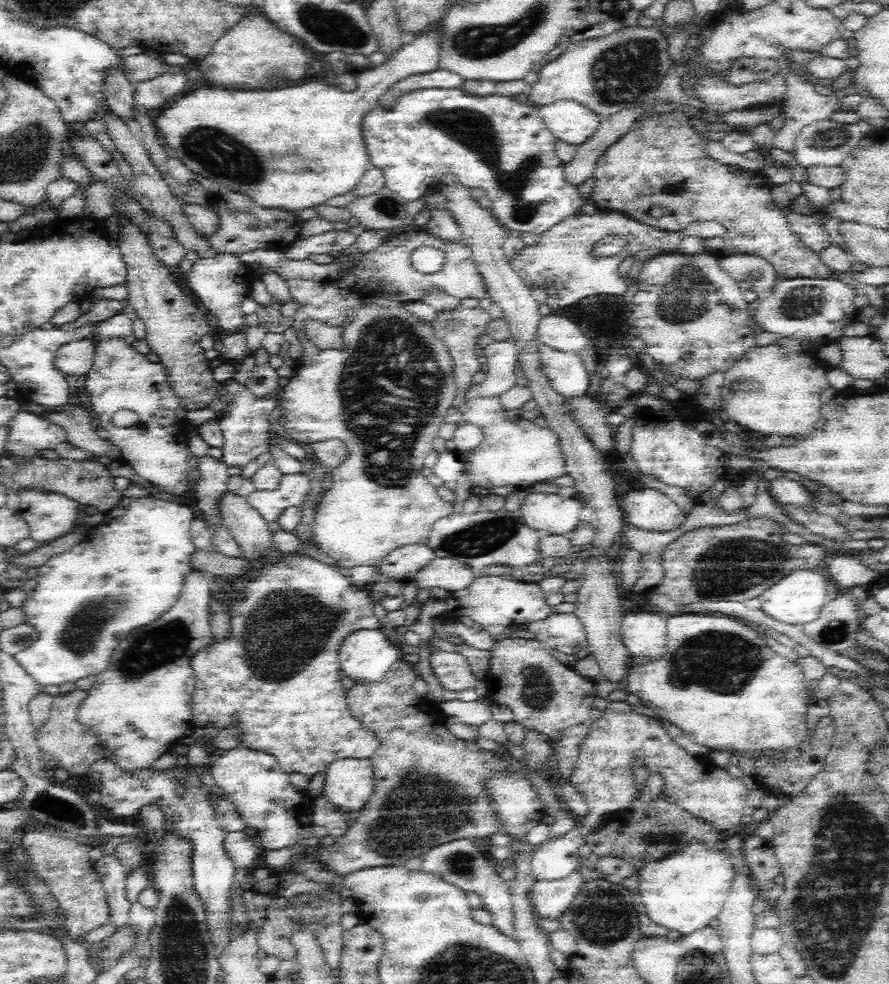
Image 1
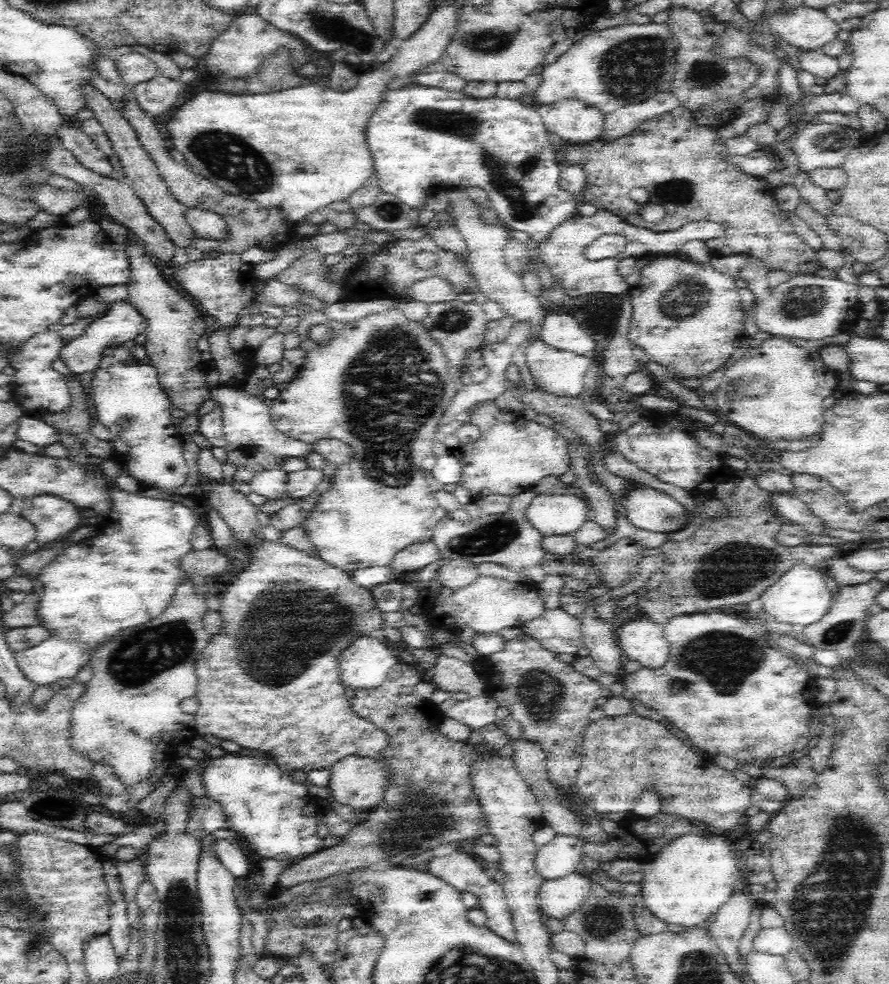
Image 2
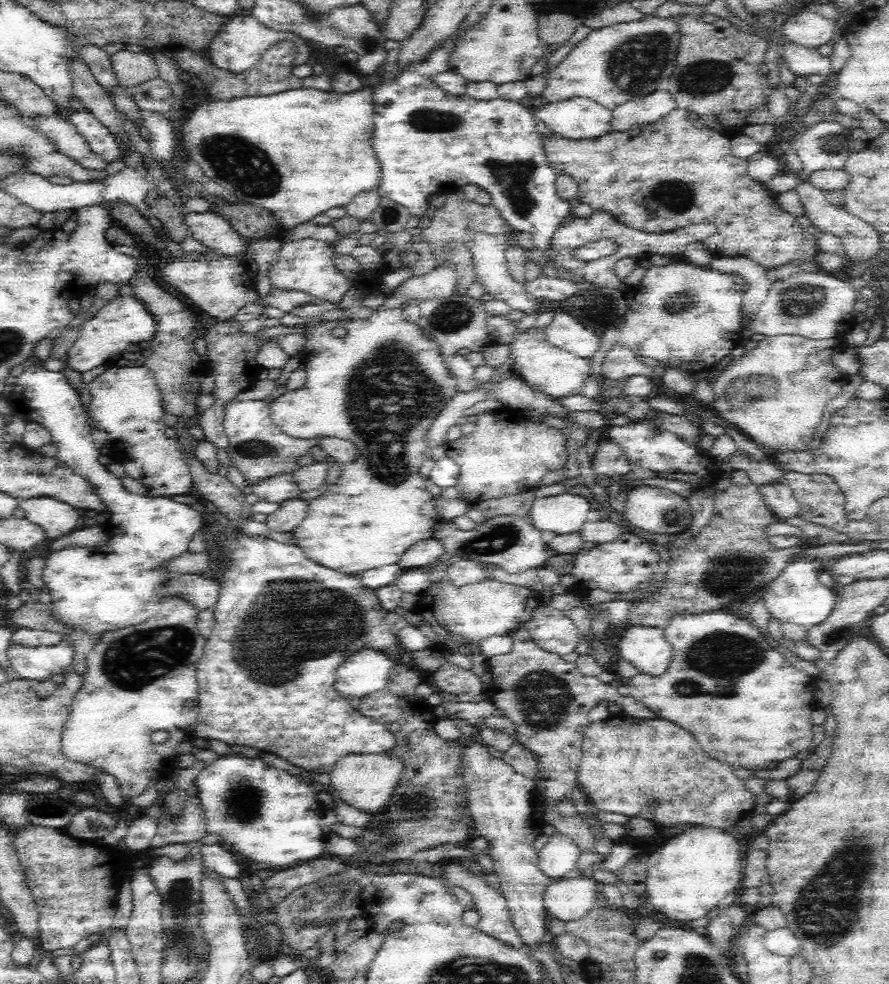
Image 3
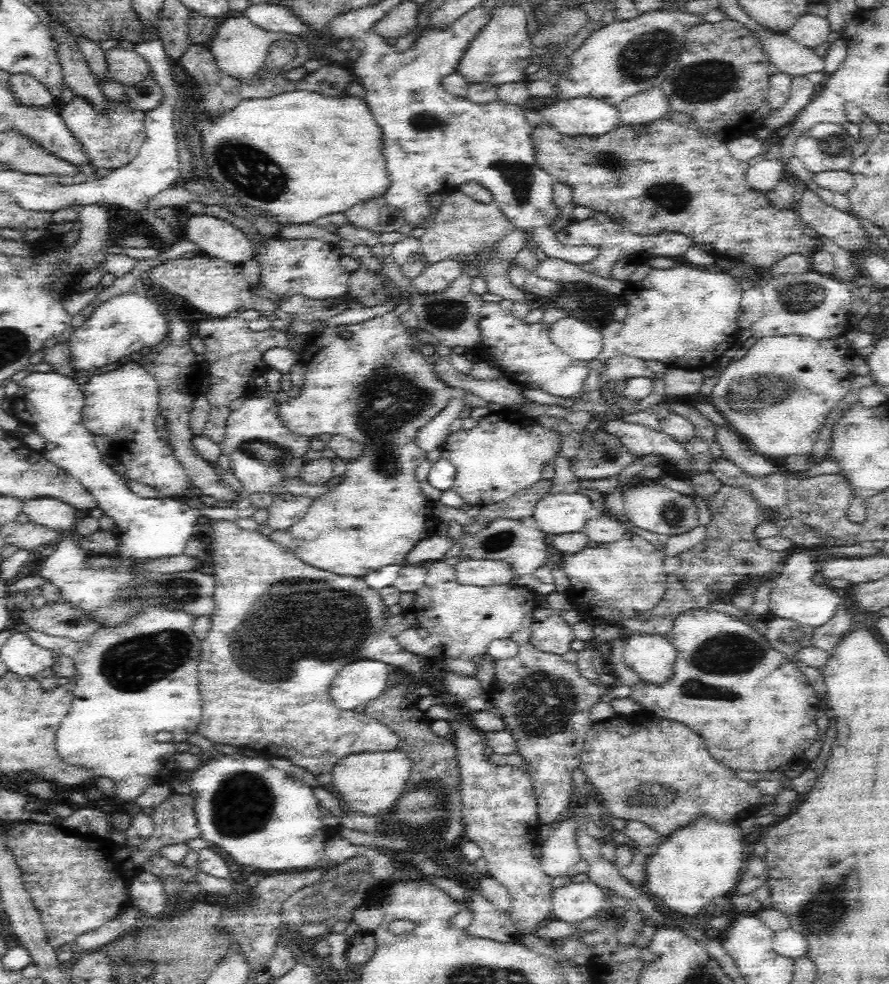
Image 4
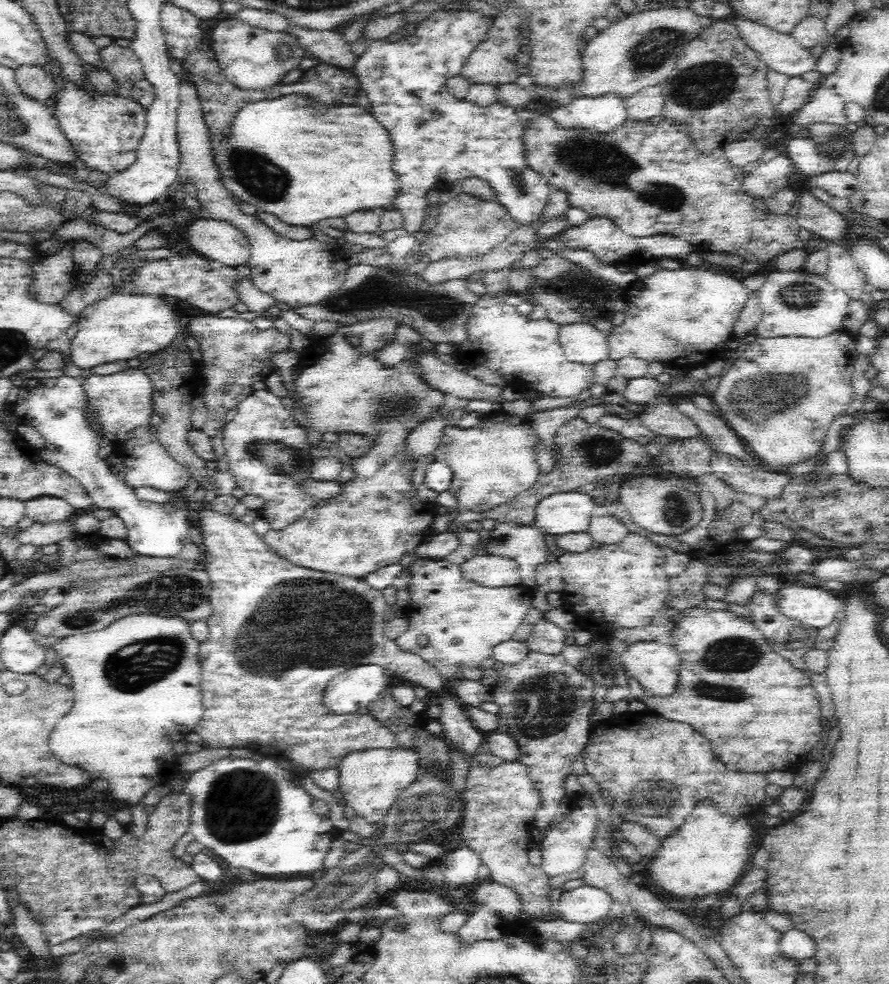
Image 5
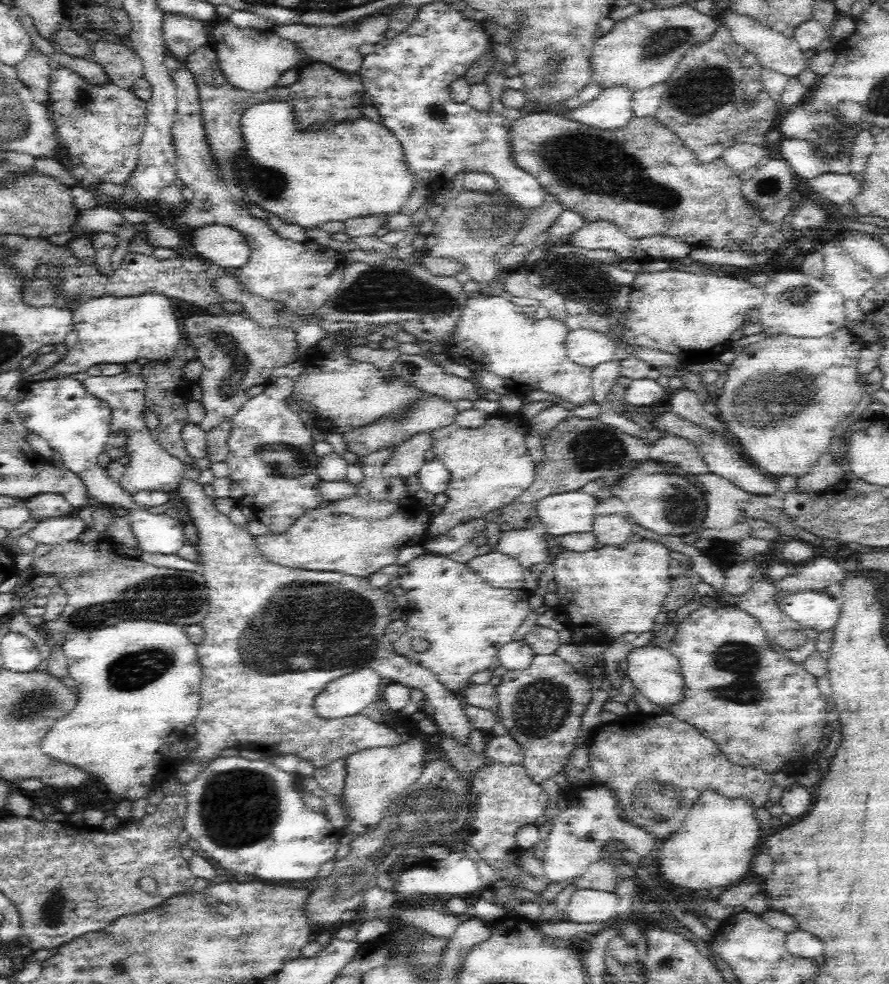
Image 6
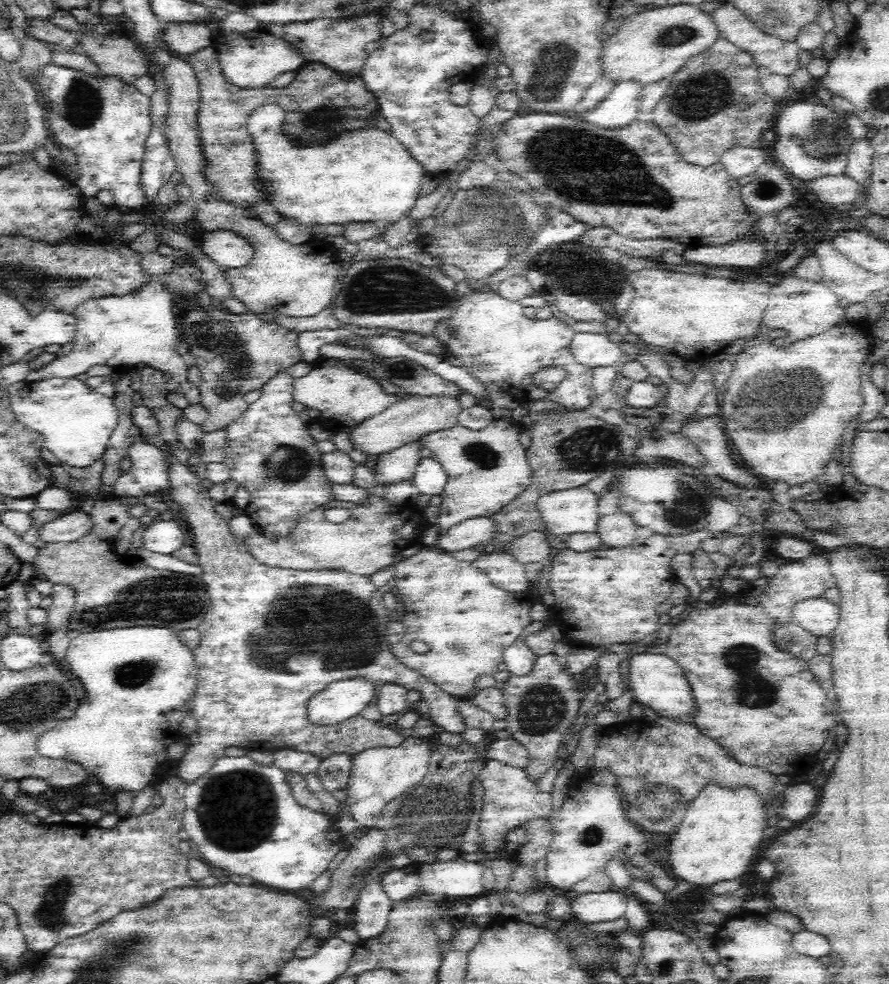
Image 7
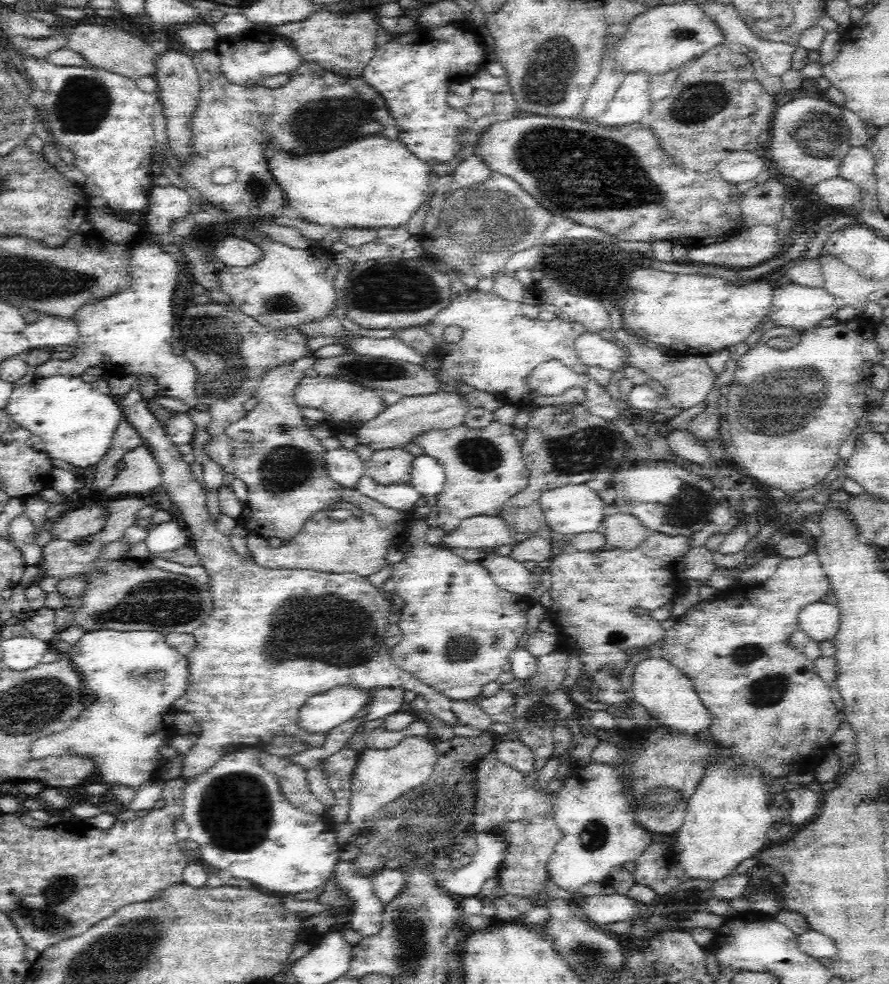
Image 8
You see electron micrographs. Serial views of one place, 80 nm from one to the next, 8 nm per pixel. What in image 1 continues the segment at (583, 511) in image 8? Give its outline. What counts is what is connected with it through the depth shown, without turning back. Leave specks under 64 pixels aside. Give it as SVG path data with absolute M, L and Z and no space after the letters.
M531 493L519 513L524 522L541 535L564 535L581 523L580 512L583 507L578 496L564 500L558 493Z

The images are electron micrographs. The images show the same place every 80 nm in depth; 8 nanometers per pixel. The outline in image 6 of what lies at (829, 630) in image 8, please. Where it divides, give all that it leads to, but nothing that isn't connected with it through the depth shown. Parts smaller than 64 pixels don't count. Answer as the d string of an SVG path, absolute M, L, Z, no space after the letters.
M826 593L794 594L786 598L779 608L793 622L819 634L833 631L839 620L840 603Z

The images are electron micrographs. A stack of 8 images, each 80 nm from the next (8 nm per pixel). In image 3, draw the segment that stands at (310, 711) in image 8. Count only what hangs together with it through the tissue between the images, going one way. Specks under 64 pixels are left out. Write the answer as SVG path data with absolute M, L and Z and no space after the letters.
M364 647L358 652L351 654L350 657L344 661L337 670L334 682L334 688L338 695L347 702L348 700L368 698L374 696L376 692L383 690L388 682L389 672L396 662L388 659L388 656L380 651Z

